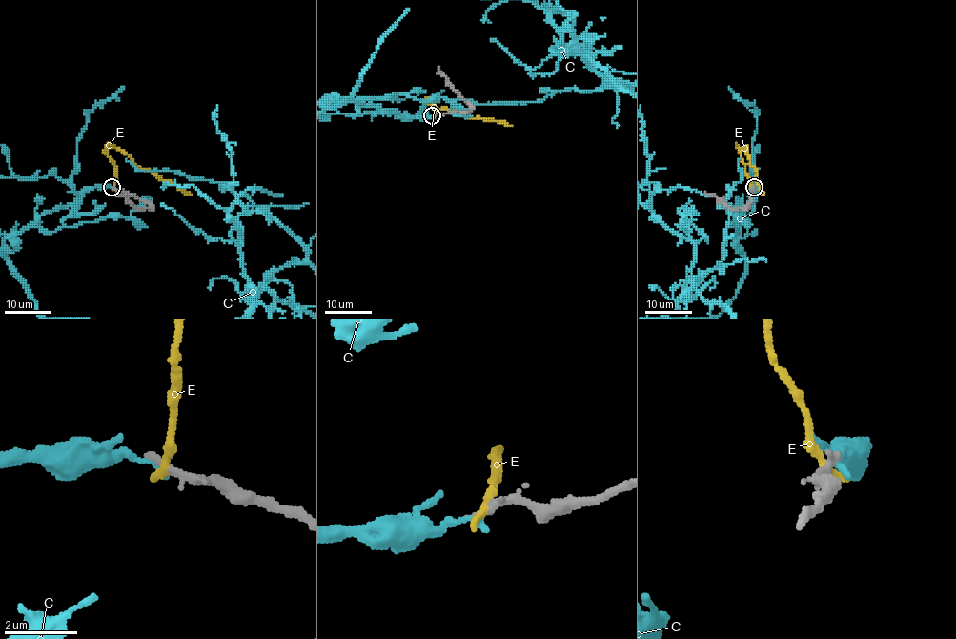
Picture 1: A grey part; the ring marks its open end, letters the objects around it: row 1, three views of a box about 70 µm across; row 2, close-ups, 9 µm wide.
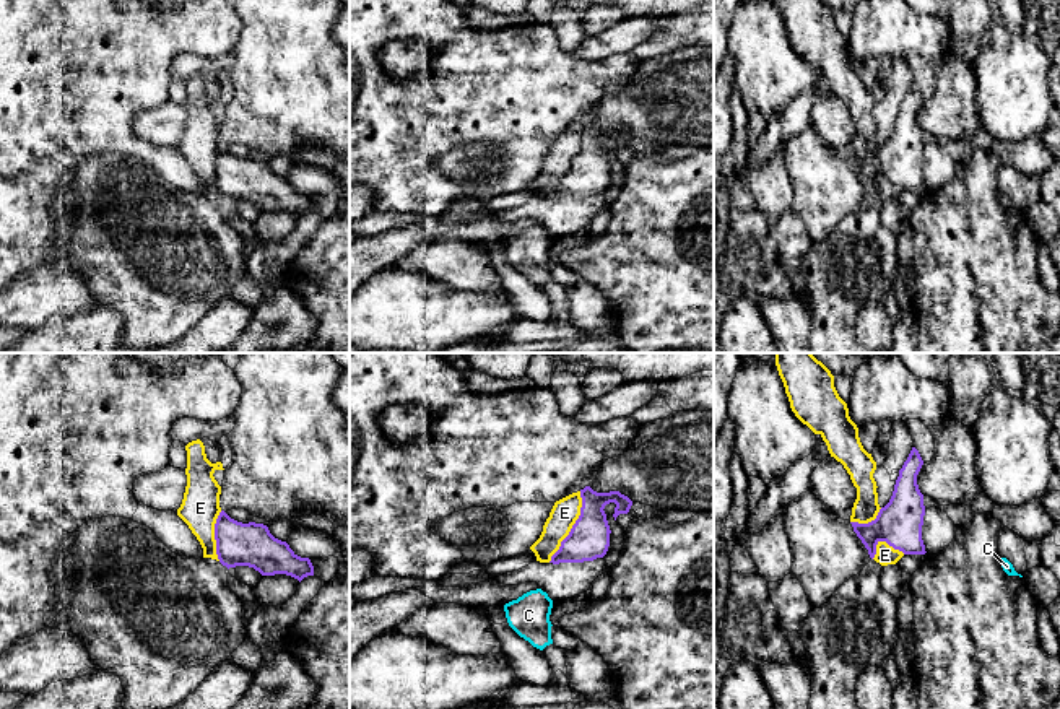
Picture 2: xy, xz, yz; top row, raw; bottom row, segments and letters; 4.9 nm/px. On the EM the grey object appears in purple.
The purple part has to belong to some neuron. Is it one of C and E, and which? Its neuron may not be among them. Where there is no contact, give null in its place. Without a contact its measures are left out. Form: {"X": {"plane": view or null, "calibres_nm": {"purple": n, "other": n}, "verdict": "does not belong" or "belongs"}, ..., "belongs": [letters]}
{"C": {"plane": null, "verdict": "does not belong"}, "E": {"plane": "xz", "calibres_nm": {"purple": 200, "other": 140}, "verdict": "does not belong"}, "belongs": []}

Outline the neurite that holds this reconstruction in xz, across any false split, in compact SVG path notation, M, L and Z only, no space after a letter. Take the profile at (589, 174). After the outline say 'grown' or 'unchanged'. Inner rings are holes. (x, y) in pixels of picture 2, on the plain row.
M590 122L580 125L580 151L569 171L561 177L559 185L551 192L553 200L584 198L603 194L610 182L610 161L605 141L615 138L615 156L619 150L628 150L632 137L619 127L597 128Z | unchanged

